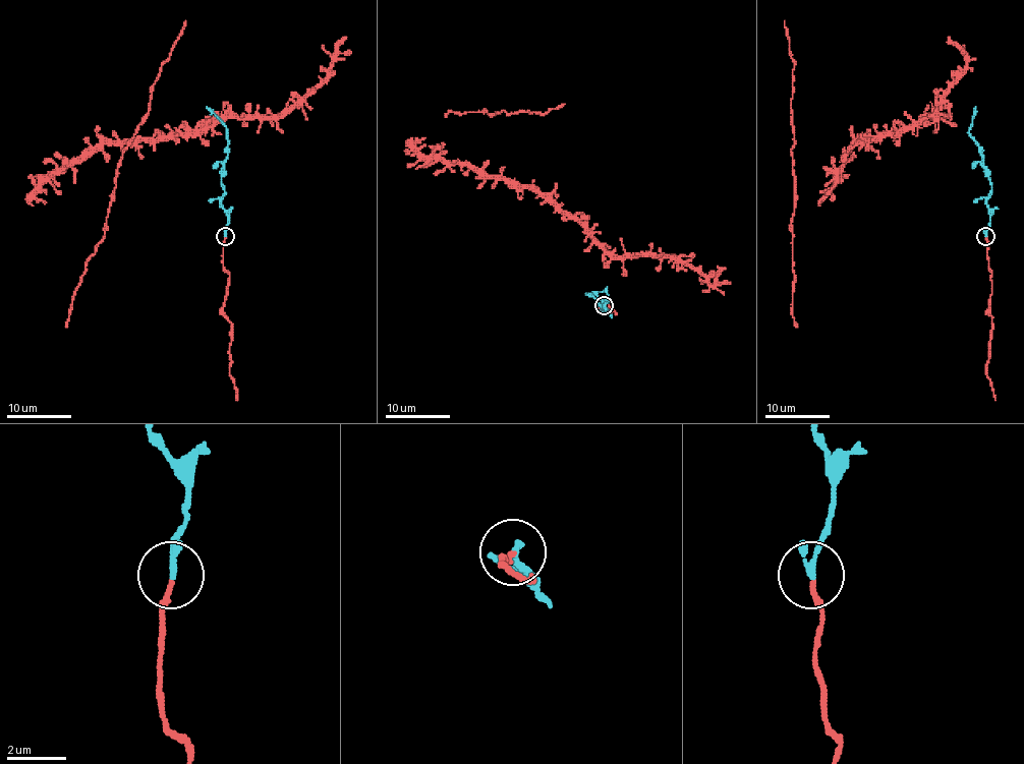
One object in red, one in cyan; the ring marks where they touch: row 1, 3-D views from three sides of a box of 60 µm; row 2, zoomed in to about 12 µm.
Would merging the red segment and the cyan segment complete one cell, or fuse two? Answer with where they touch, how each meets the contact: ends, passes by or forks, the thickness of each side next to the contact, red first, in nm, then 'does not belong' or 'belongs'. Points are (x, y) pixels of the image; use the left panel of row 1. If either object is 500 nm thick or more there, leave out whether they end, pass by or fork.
place (225, 236); red ends; cyan ends; calibres 170 and 240 nm; belongs

